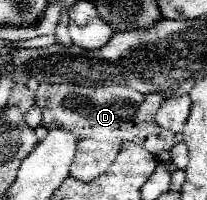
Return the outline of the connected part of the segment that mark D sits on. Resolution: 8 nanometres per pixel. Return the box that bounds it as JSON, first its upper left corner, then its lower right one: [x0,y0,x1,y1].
[35,83,175,181]

